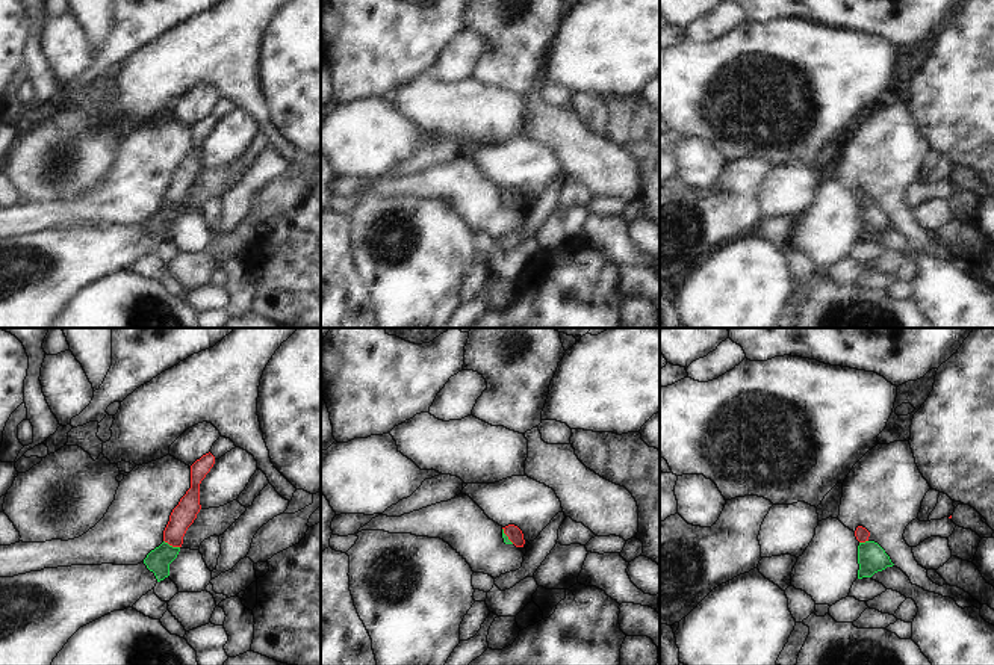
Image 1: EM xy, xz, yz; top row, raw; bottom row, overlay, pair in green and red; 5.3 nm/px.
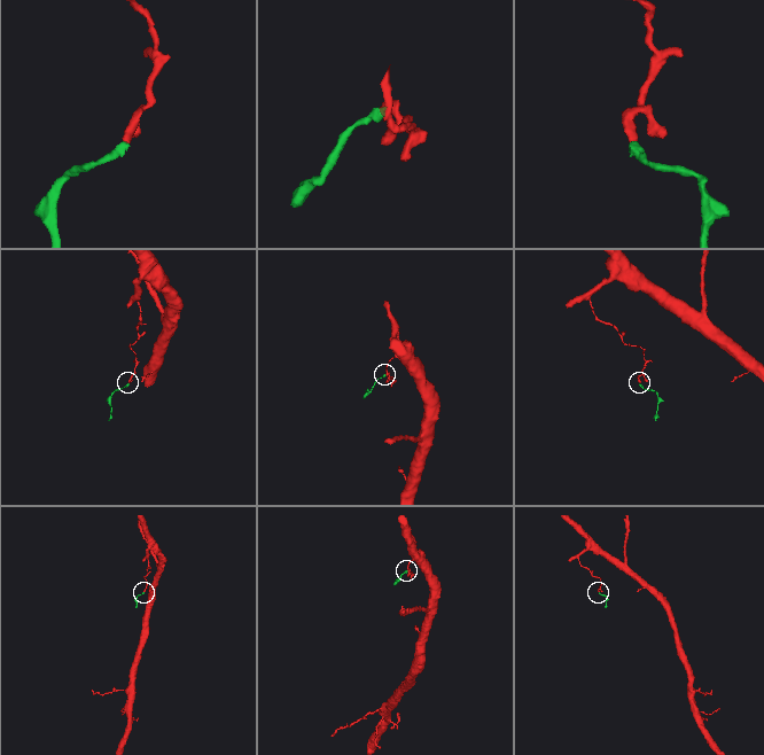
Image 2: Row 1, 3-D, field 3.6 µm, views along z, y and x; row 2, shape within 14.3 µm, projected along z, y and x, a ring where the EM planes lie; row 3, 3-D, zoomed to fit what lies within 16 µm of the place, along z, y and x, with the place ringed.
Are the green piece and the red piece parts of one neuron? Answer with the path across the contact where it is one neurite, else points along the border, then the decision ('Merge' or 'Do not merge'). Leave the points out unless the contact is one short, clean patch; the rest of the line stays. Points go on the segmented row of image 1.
Path across: xy (158, 561), (171, 546), (173, 534), (185, 513). Merge.

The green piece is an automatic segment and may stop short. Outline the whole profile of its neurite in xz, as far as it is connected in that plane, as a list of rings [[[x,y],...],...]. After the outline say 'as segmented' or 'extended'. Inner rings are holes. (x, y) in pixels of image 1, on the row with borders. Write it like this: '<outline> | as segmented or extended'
[[[514,524],[502,527],[502,538],[505,544],[514,544],[516,547],[523,547],[525,544],[522,530]]] | extended

